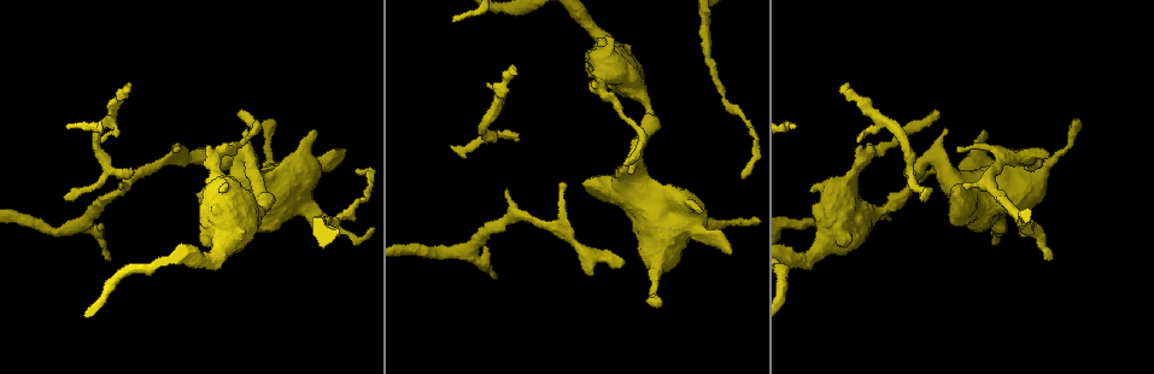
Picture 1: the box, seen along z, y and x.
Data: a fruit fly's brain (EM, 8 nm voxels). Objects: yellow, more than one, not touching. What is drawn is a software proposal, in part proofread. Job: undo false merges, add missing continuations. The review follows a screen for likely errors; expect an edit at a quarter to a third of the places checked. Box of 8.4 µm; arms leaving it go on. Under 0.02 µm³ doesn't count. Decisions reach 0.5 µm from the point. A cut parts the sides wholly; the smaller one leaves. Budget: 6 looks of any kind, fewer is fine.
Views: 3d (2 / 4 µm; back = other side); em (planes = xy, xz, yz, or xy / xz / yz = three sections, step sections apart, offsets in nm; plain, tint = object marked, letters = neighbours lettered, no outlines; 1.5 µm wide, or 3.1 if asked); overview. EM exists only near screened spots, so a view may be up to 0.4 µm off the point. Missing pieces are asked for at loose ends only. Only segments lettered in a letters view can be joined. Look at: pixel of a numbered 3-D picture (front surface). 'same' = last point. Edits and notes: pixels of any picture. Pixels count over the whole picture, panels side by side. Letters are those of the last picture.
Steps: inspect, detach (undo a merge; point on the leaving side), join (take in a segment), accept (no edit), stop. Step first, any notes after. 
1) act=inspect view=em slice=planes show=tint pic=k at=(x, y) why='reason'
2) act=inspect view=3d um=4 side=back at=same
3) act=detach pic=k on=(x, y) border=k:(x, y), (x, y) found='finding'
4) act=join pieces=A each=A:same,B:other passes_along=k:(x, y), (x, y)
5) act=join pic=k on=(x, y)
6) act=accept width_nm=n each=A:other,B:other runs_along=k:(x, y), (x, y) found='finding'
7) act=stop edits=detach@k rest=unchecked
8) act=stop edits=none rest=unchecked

act=inspect view=em slice=planes show=letters pic=1 at=(744, 177) why='long arm stops here'

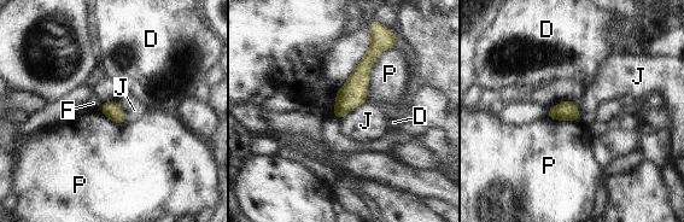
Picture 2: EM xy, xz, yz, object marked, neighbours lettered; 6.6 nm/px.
act=join pieces=F width_nm=120 each=D:other,F:same,J:other,P:other found='the cell continues'

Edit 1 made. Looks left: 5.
act=inspect view=overview why='see it whole again'

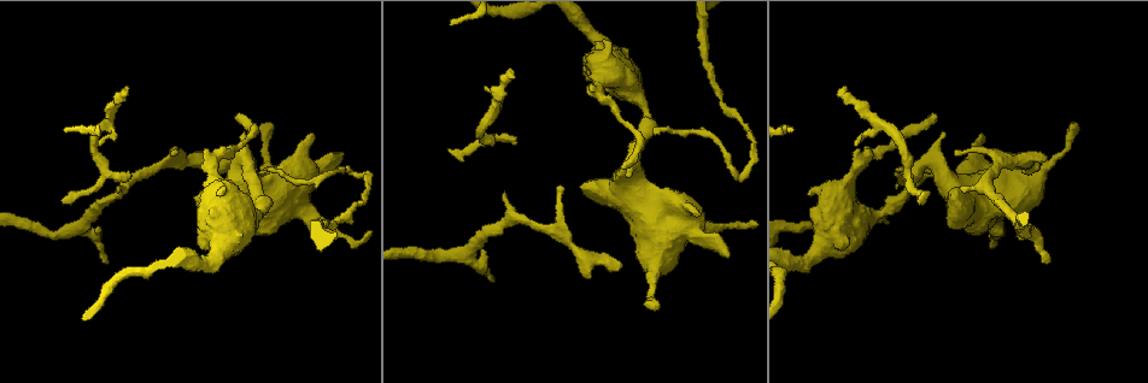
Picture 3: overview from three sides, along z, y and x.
act=inspect view=3d um=4 pic=3 at=(269, 127) why='tapers out'

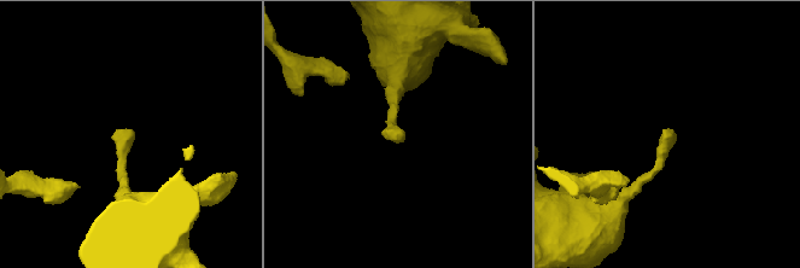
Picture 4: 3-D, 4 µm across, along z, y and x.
act=inspect view=em slice=planes show=plain pic=4 at=(399, 130) why='need the tissue'

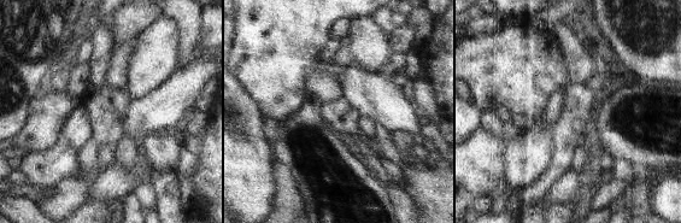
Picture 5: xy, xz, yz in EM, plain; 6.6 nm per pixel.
act=inspect view=em slice=planes show=letters at=same why='see the neighbours'

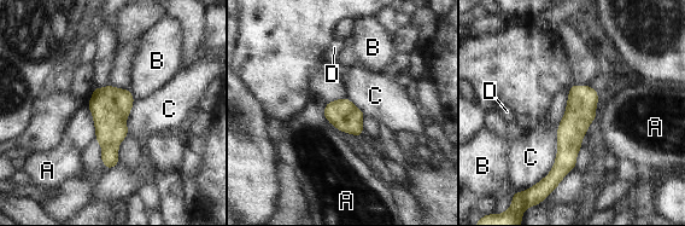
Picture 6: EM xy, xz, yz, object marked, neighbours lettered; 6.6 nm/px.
act=accept each=A:other,B:other,C:other,D:other found='no lettered segment goes on from it'

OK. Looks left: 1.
act=inspect view=em slice=planes show=letters pic=3 at=(562, 190) why='branch stops here'

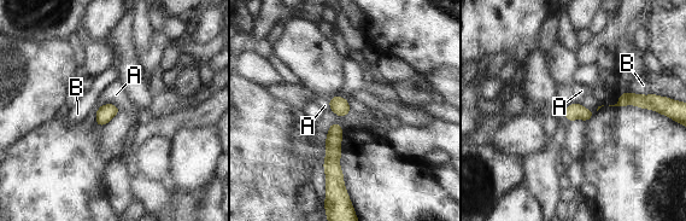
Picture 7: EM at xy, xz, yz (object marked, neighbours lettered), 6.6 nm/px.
act=accept width_nm=110 each=A:other,B:other border=7:(100, 105), (115, 104), (119, 109) found='no lettered segment goes on from it'

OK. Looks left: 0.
act=stop edits=join@2 rest=unchecked

